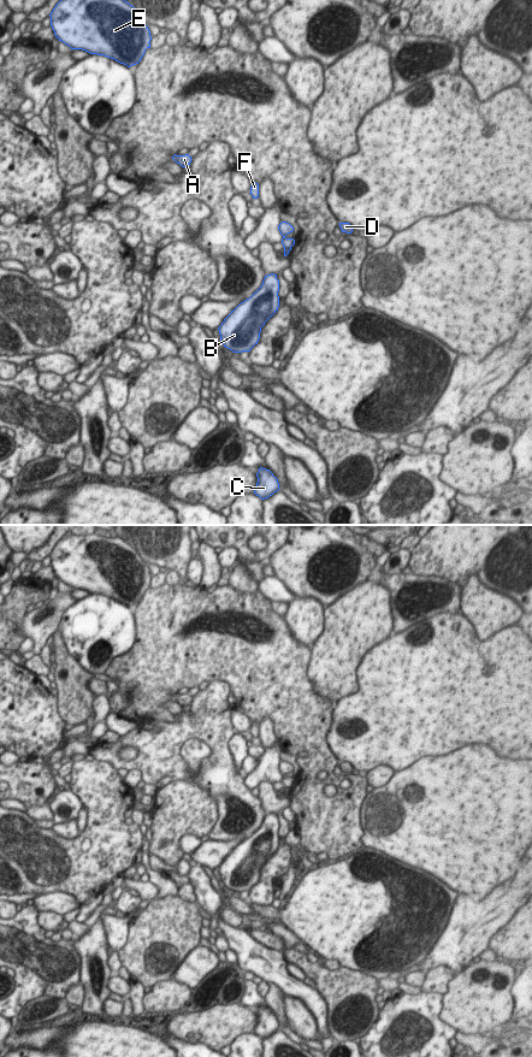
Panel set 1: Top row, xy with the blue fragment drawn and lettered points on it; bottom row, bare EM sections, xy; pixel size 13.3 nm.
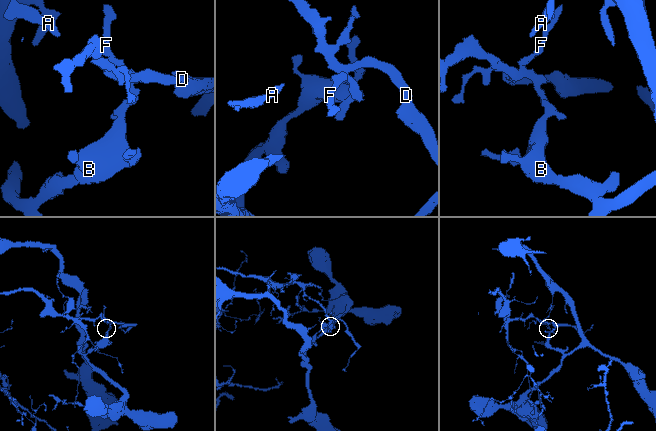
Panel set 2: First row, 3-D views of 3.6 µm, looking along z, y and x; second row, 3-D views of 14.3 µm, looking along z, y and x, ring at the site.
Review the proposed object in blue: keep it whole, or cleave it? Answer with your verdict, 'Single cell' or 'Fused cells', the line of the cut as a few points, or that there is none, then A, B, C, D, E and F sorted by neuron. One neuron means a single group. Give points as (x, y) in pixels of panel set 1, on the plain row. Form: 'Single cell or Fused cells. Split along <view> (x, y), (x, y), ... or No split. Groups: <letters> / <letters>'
Fused cells. Split along xy (290, 787), (284, 789). Groups: A B C E / D F.

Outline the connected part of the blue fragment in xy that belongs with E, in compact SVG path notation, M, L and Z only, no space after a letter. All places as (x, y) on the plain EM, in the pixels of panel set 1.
M95 533L91 536L65 535L49 554L55 577L71 589L82 589L90 594L104 595L126 604L141 601L150 587L150 571L137 549L122 537L110 538Z

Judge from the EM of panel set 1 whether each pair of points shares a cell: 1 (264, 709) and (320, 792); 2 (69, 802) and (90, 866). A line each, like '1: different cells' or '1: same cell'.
1: same cell
2: different cells

